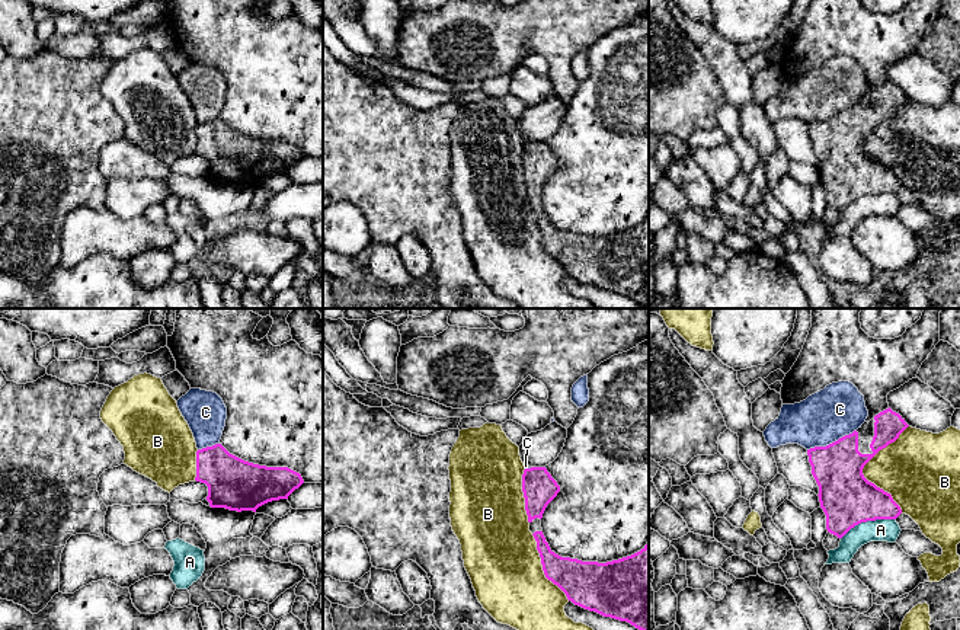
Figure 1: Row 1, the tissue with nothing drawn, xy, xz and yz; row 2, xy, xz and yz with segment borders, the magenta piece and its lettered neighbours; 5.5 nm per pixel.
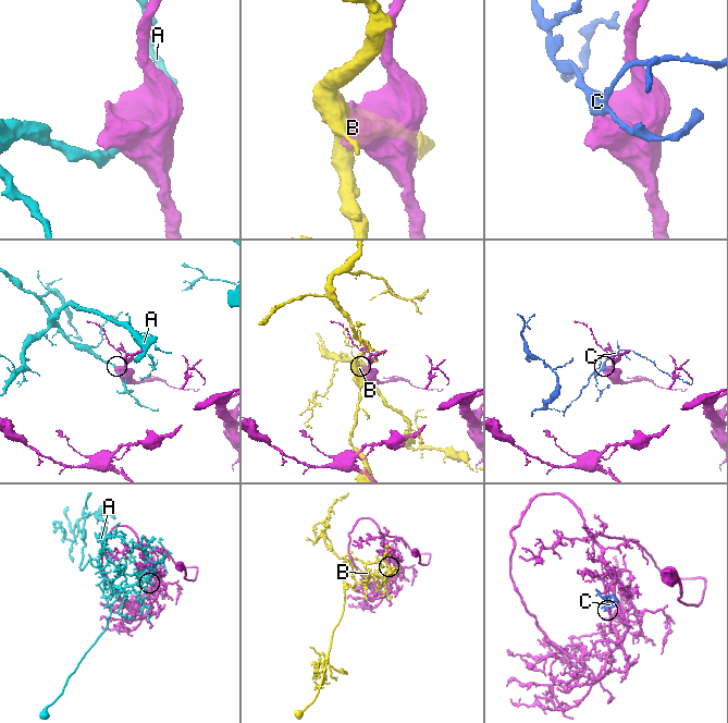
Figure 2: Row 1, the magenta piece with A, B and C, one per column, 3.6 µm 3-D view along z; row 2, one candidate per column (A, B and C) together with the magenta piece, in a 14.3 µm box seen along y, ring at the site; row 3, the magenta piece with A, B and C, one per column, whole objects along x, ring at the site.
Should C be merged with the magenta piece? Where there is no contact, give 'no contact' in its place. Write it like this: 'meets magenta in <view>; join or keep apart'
meets magenta in yz; keep apart

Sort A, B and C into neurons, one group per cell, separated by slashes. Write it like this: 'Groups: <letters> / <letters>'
Groups: A / B / C

